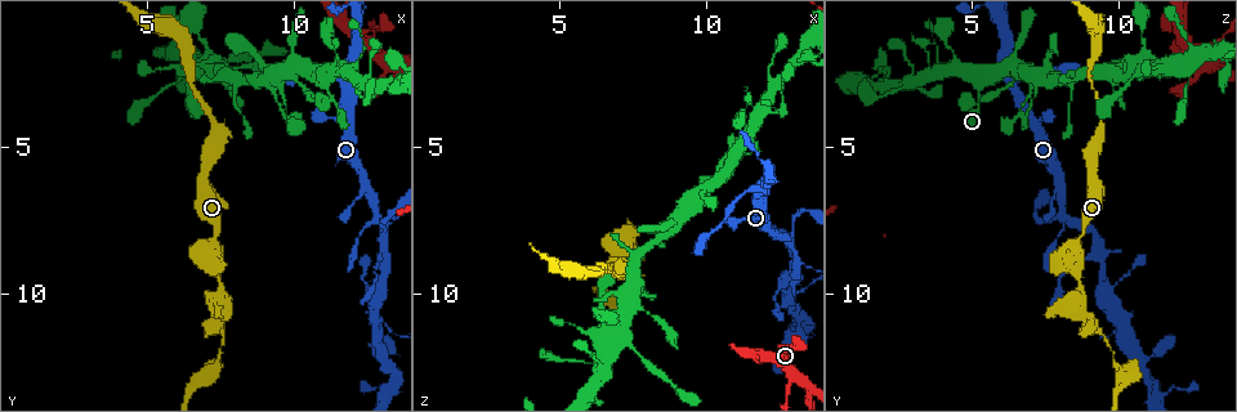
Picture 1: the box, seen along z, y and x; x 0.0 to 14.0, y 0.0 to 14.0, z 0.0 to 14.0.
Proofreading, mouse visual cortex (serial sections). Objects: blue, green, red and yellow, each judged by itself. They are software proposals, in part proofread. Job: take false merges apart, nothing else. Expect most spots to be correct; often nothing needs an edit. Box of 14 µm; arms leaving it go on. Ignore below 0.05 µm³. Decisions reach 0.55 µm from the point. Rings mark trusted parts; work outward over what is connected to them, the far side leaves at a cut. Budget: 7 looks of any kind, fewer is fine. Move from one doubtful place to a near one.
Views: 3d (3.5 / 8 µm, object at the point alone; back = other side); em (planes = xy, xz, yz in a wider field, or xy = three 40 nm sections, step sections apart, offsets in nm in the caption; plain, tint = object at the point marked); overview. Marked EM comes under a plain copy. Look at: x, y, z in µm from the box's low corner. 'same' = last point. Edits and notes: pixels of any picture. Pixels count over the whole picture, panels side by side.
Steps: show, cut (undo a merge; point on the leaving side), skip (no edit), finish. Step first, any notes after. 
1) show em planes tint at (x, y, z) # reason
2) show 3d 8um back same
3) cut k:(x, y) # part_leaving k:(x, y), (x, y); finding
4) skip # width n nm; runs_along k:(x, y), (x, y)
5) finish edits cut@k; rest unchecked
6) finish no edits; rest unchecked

show 3d 3.5um back at (13.1, 2.3, 12.8) # four arms meet

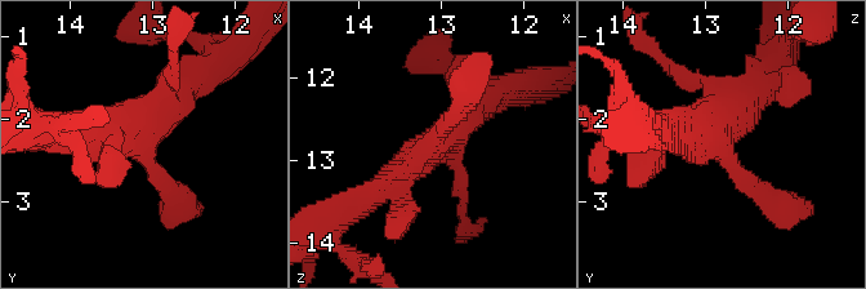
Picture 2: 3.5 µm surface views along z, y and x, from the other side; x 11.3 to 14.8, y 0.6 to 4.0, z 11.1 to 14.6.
show em planes tint at (13.10, 2.25, 12.80) # arms 4; arm_widths 250, 250, 350, 350 nm; need the tissue

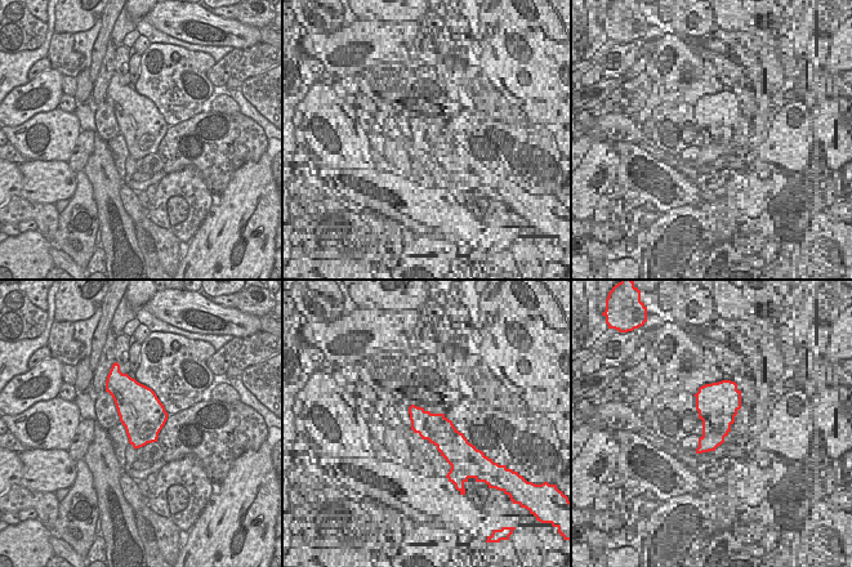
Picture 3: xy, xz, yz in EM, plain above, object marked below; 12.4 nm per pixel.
skip # one cell here

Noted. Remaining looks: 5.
show 3d 8um back at (11.1, 3.0, 5.3) # thin neck

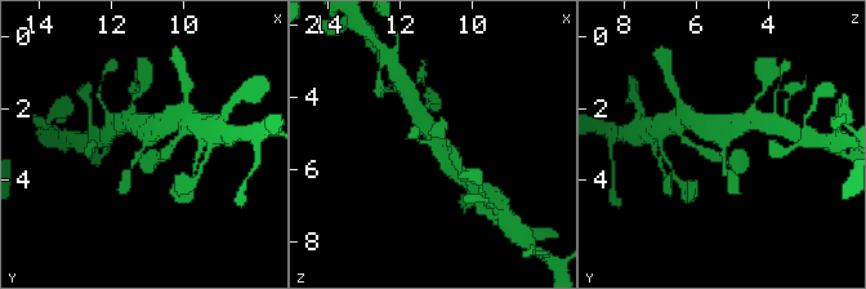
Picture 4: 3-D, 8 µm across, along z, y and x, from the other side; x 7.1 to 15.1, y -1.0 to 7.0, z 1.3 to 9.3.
show 3d 3.5um back at (11.1, 3.0, 5.2) # closer look

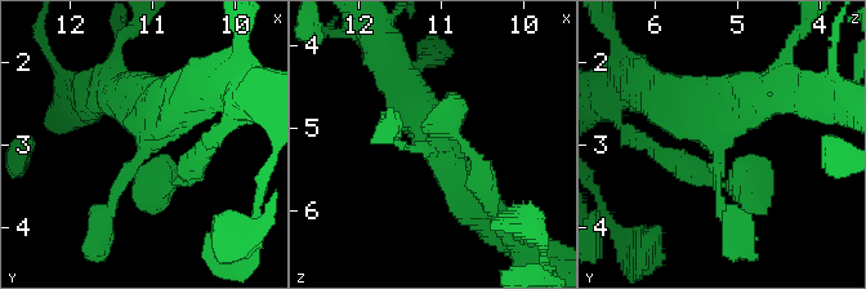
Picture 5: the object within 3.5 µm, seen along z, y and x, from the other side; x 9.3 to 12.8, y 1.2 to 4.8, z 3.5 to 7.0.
show em xy step 1 tint at (11.05, 3.00, 5.30) # arms 3; arm_widths 100, 450, 500 nm; now the EM

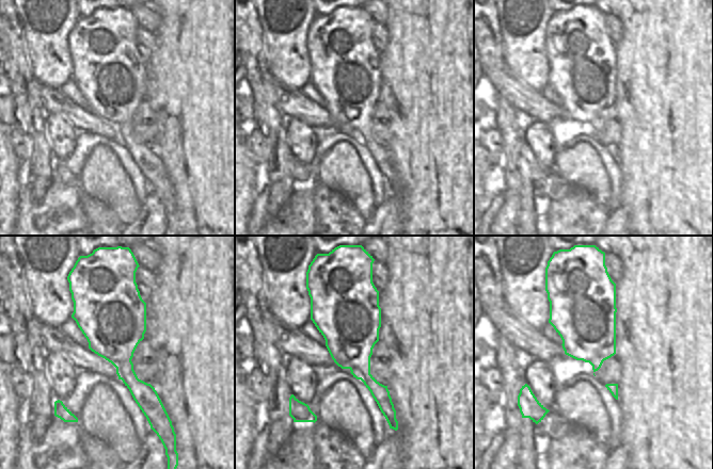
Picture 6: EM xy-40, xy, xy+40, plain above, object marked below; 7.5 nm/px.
skip # runs_along 5:(107, 212), (159, 120), (191, 93); one cell here

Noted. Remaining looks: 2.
show 3d 8um at (12.8, 7.3, 8.2) # four or more arms meet

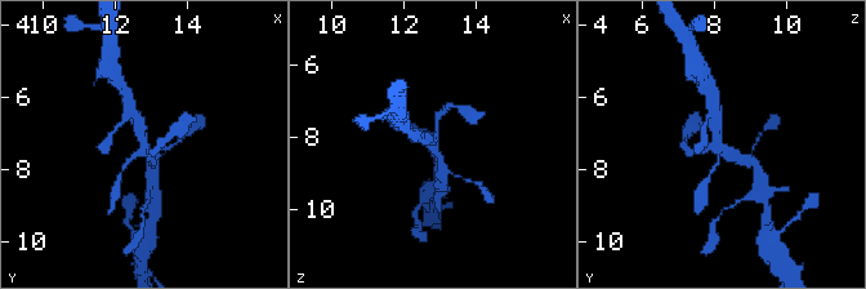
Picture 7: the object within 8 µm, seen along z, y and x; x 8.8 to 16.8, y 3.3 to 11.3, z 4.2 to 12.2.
show em xy step 3 tint at (12.7, 7.3, 8.1) # need the tissue

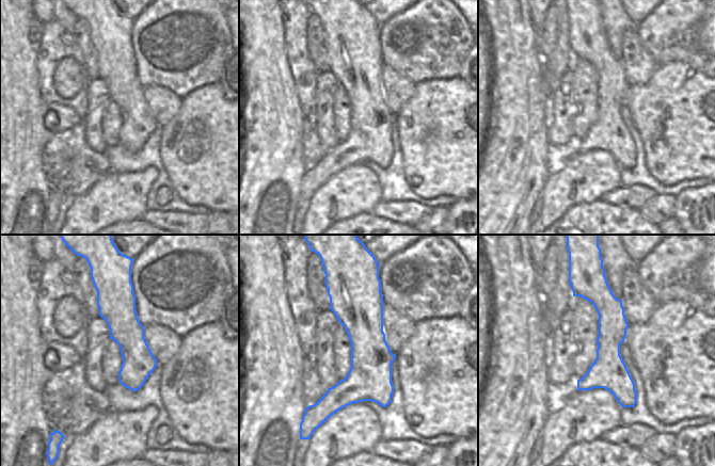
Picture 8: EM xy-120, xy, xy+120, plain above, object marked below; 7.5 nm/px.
skip # one cell here

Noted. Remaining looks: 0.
finish no edits; rest unchecked

